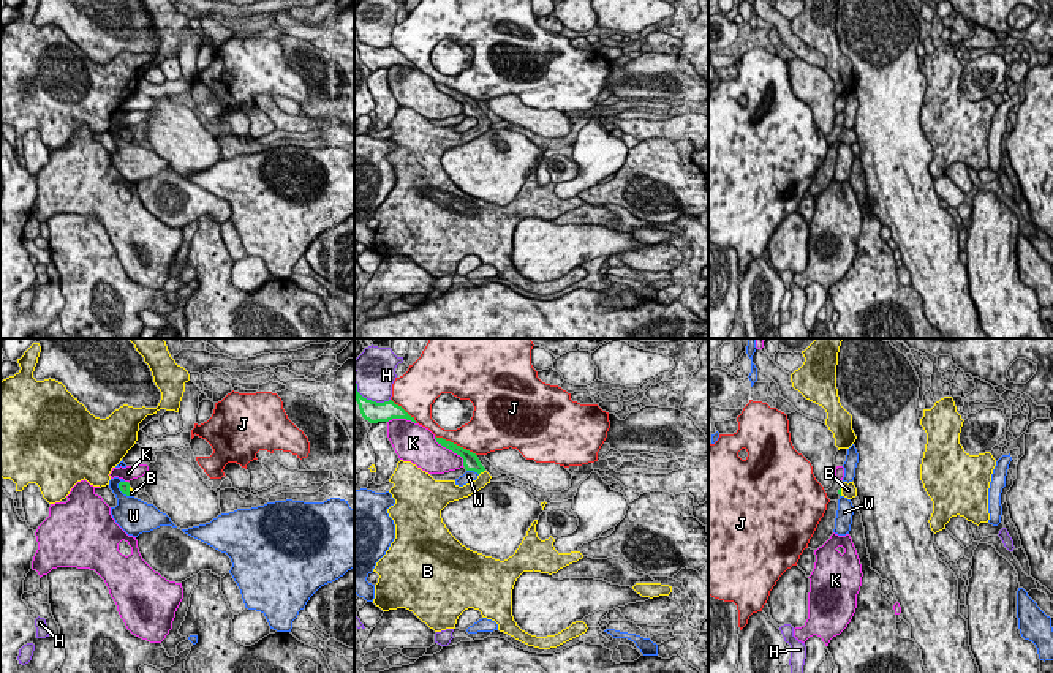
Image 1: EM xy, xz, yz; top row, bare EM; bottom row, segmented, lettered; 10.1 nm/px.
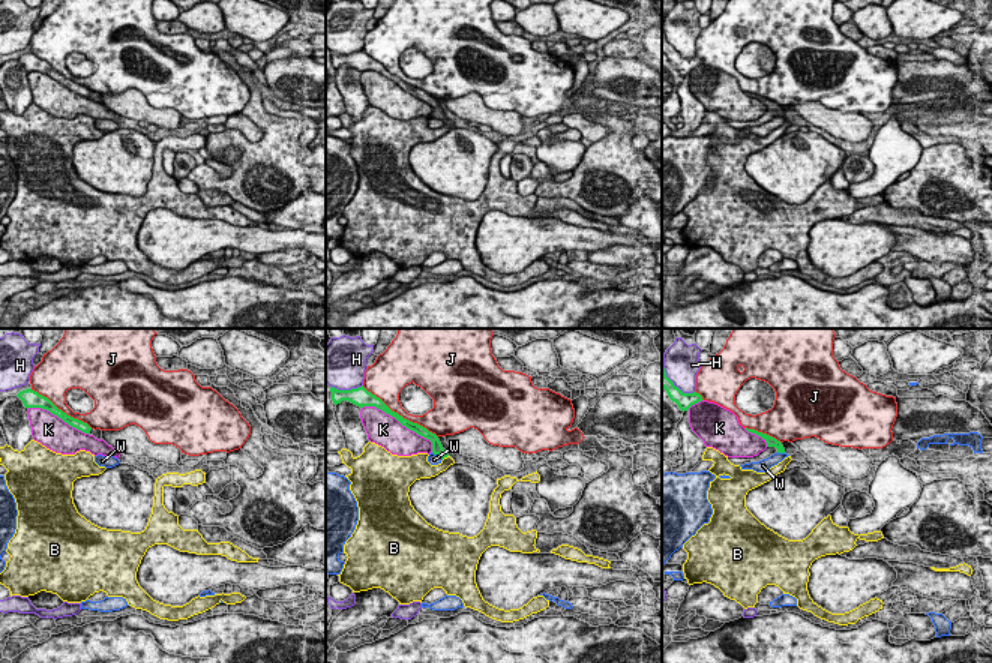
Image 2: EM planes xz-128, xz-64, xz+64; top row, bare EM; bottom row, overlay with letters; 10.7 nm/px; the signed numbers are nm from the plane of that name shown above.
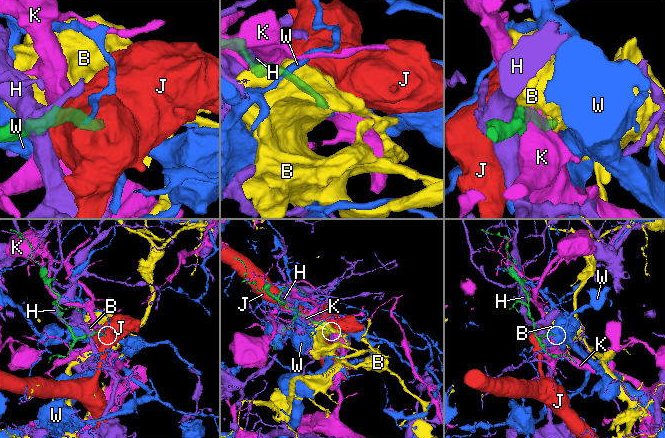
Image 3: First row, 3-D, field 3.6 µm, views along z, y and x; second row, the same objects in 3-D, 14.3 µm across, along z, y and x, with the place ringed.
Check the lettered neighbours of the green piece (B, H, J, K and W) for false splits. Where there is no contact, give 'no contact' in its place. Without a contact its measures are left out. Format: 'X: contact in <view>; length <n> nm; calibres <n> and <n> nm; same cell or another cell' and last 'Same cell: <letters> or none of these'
B: contact in xz; length 80 nm; calibres 160 and 130 nm; same cell
H: contact in xz; length 420 nm; calibres 220 and 380 nm; another cell
J: contact in xz; length 480 nm; calibres 160 and 340 nm; another cell
K: contact in xz; length 440 nm; calibres 160 and 320 nm; another cell
W: contact in xz; length 140 nm; calibres 160 and 120 nm; another cell
Same cell: B

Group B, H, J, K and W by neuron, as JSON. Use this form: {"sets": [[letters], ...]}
{"sets": [["B"], ["H"], ["J"], ["K"], ["W"]]}

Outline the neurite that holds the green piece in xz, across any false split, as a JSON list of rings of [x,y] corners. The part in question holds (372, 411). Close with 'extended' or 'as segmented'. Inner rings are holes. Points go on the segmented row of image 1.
[[[354,381],[354,400],[359,404],[362,417],[368,420],[370,423],[389,422],[392,419],[406,419],[417,423],[414,417],[411,417],[402,406],[395,404],[392,400],[384,401],[384,403],[376,403],[376,401],[364,398],[357,392],[356,381]]] | as segmented

